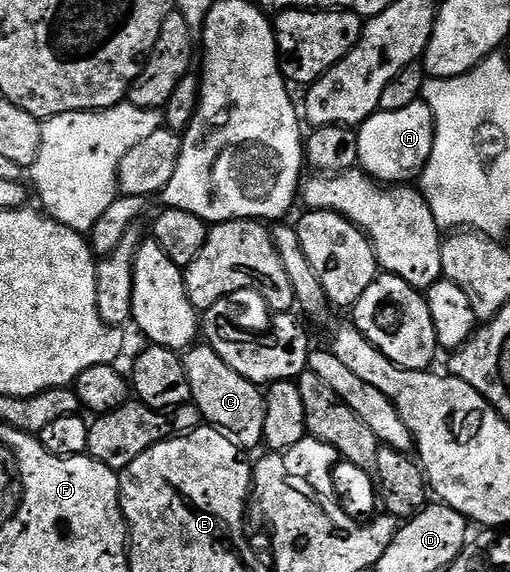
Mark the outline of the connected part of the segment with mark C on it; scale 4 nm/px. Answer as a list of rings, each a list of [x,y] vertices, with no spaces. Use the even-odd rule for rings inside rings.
[[[198,343],[181,354],[188,383],[192,387],[190,401],[197,407],[207,426],[220,429],[229,435],[239,449],[251,451],[263,444],[266,399],[263,390],[253,385],[244,375],[232,371],[208,343]],[[202,344],[202,345],[201,345]],[[186,352],[186,353],[185,353]]]

